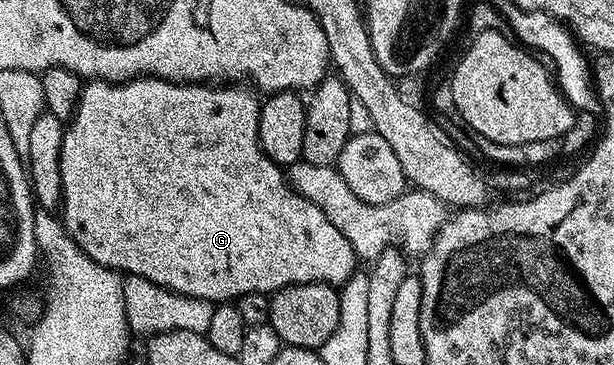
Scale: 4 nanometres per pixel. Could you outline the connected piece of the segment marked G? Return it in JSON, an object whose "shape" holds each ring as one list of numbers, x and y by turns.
{"shape":[[138,77,136,79,127,79,123,83,109,83,106,79,95,79,86,82,81,89,81,96,77,102,77,112,73,118,68,120,65,127,65,136,63,137,63,147,59,153,59,177,61,178,61,205,59,208,59,218,65,231,75,241,75,245,79,245,79,249,83,249,83,253,87,253,87,257,91,257,91,261,95,261,104,267,110,267,112,271,124,273,125,275,138,275,145,277,147,280,154,282,155,285,166,287,175,294,185,295,187,298,204,299,206,301,236,301,242,295,247,293,259,293,264,291,272,293,278,291,280,287,289,287,293,283,332,283,334,285,344,285,347,280,358,270,359,260,357,254,351,249,351,241,347,241,347,237,343,237,343,233,339,233,339,229,335,229,335,225,331,225,331,221,327,221,327,217,323,217,323,209,319,209,319,205,315,205,307,197,297,194,297,190,289,184,286,172,275,161,271,161,267,157,267,153,261,147,259,141,259,113,261,112,262,100,258,98,252,90,245,85,206,85,203,83,169,83,166,79,155,79,152,77]]}

